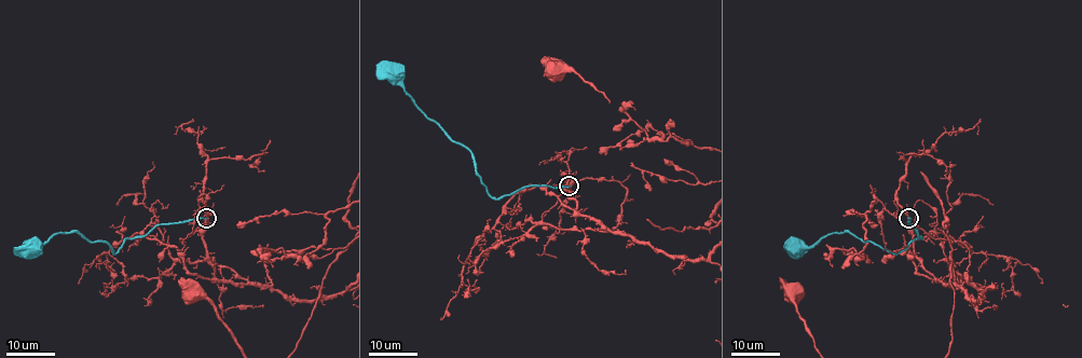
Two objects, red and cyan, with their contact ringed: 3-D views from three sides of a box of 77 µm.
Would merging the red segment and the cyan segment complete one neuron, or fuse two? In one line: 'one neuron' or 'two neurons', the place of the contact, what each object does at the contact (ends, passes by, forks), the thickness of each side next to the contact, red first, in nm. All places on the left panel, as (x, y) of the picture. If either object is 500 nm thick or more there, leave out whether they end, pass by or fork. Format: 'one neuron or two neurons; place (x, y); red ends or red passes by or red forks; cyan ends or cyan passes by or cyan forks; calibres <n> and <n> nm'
two neurons; place (206, 218); red forks; cyan ends; calibres 200 and 280 nm

